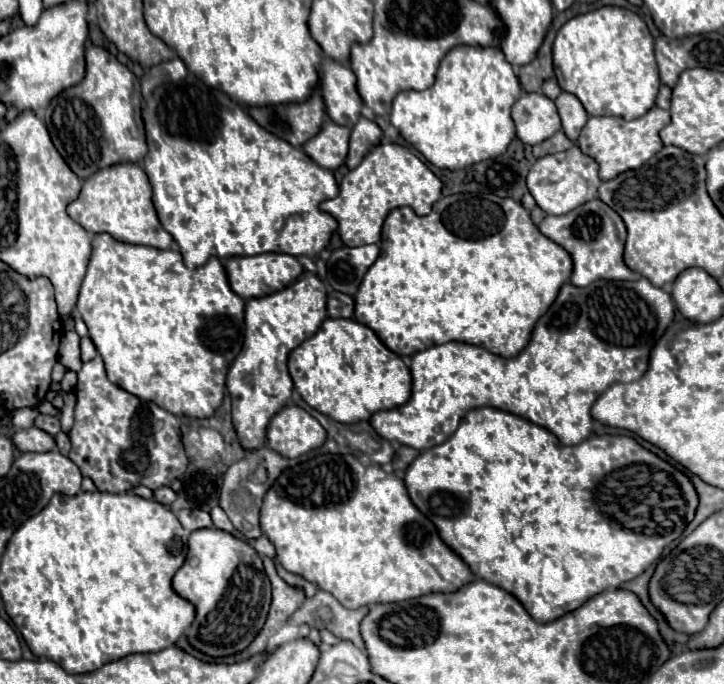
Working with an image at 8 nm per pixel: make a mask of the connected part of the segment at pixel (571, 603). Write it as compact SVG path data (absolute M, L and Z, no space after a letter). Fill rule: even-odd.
M498 408L470 410L462 418L458 430L446 442L424 450L406 468L404 484L406 484L406 490L408 490L414 506L426 518L432 520L440 538L444 540L444 544L448 548L452 548L468 564L472 574L476 578L482 578L482 580L506 590L508 594L512 594L516 600L520 600L520 604L526 608L526 612L536 622L556 620L556 618L564 616L566 612L572 612L578 606L582 606L588 598L592 598L608 588L618 588L622 582L628 582L628 580L636 578L638 574L642 574L662 554L662 550L684 532L686 524L694 518L694 512L698 506L698 496L694 496L694 486L690 484L690 480L682 472L678 472L674 466L670 466L666 460L662 460L656 454L652 454L650 450L642 448L636 440L632 440L628 436L612 436L612 434L592 436L576 446L562 446L558 442L558 438L552 432L548 432L546 428L532 424L530 420L524 420L516 414L498 410Z

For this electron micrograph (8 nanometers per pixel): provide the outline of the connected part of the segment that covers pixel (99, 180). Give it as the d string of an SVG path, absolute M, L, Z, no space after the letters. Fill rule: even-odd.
M118 162L88 176L80 196L68 204L68 216L88 232L108 232L116 240L144 244L154 248L170 248L172 236L158 222L152 204L152 186L142 166L136 162Z

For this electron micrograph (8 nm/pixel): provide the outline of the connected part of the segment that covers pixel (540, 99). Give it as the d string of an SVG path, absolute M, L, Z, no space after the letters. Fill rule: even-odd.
M536 92L524 94L516 100L512 106L512 120L516 124L516 136L530 146L540 144L562 128L554 102Z

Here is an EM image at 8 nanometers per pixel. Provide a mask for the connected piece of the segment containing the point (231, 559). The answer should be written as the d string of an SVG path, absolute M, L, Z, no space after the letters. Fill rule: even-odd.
M218 528L190 534L184 566L174 574L172 588L196 608L196 618L186 630L192 648L212 658L240 654L266 624L270 610L270 580L258 552L244 540Z

